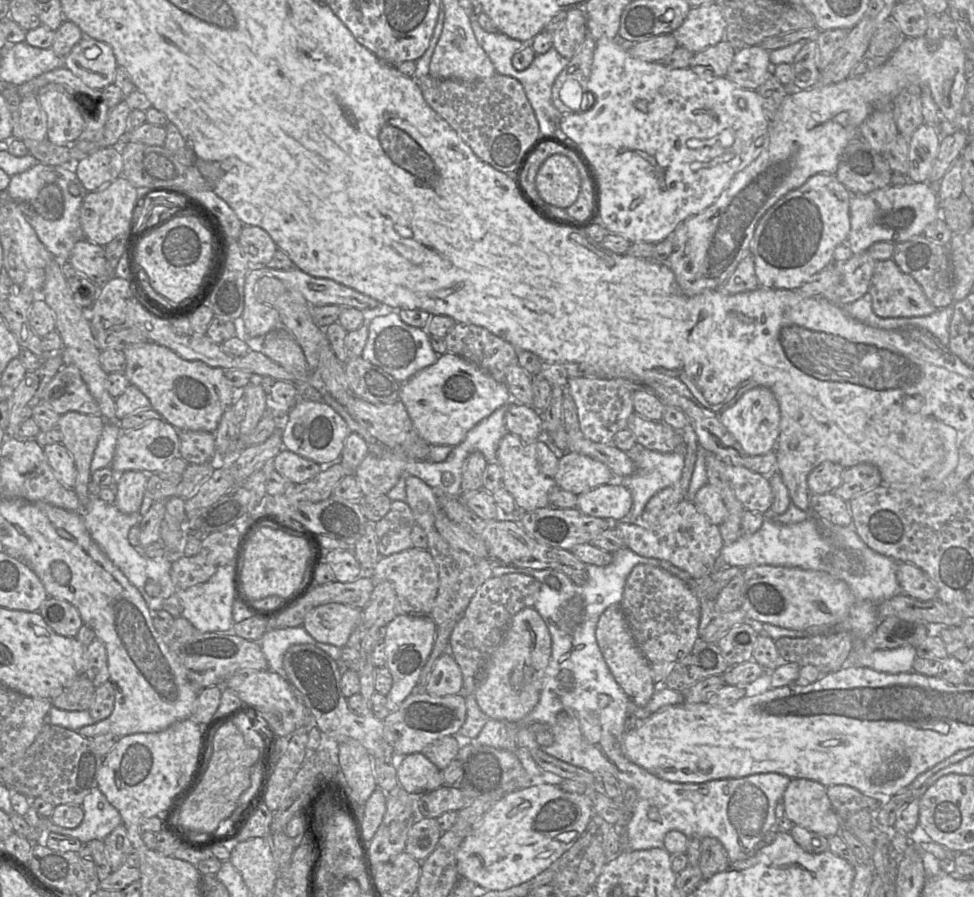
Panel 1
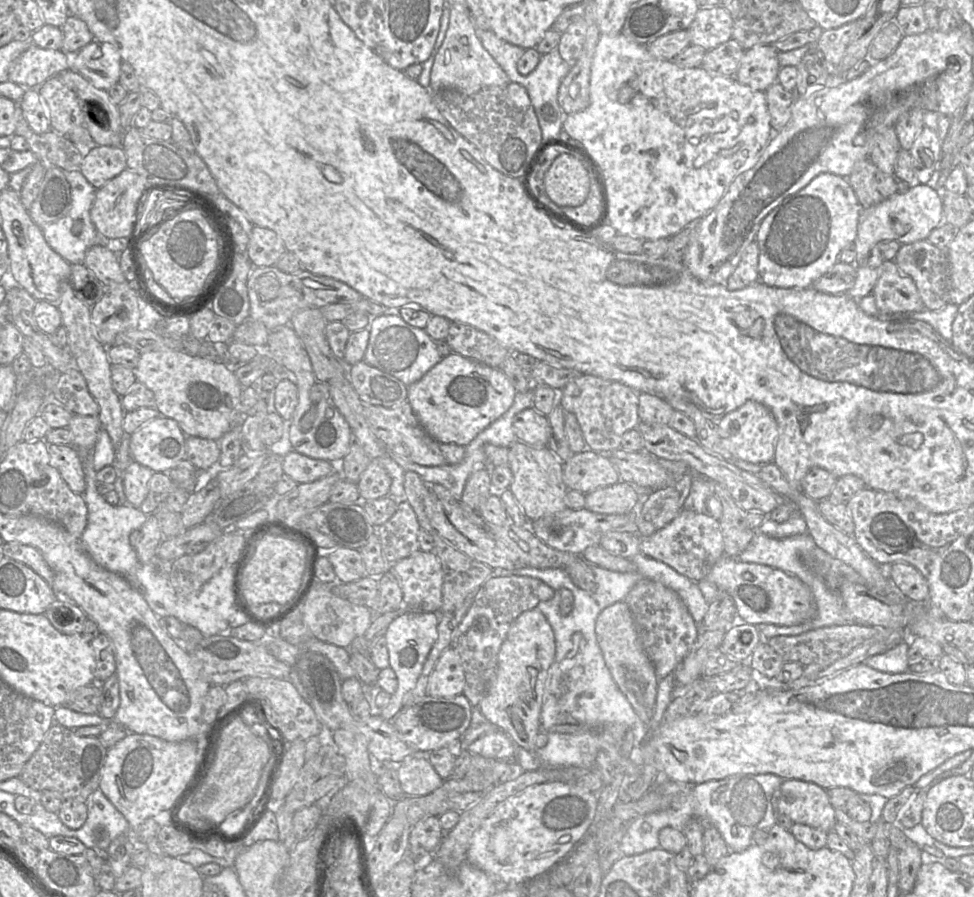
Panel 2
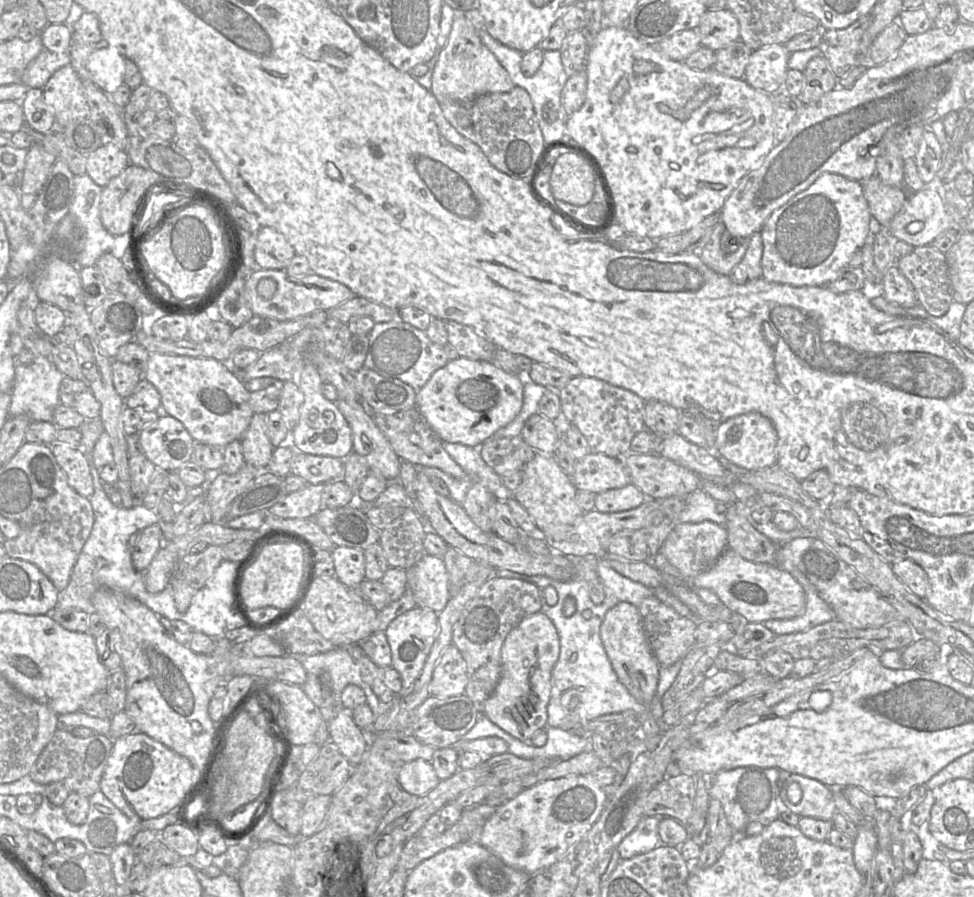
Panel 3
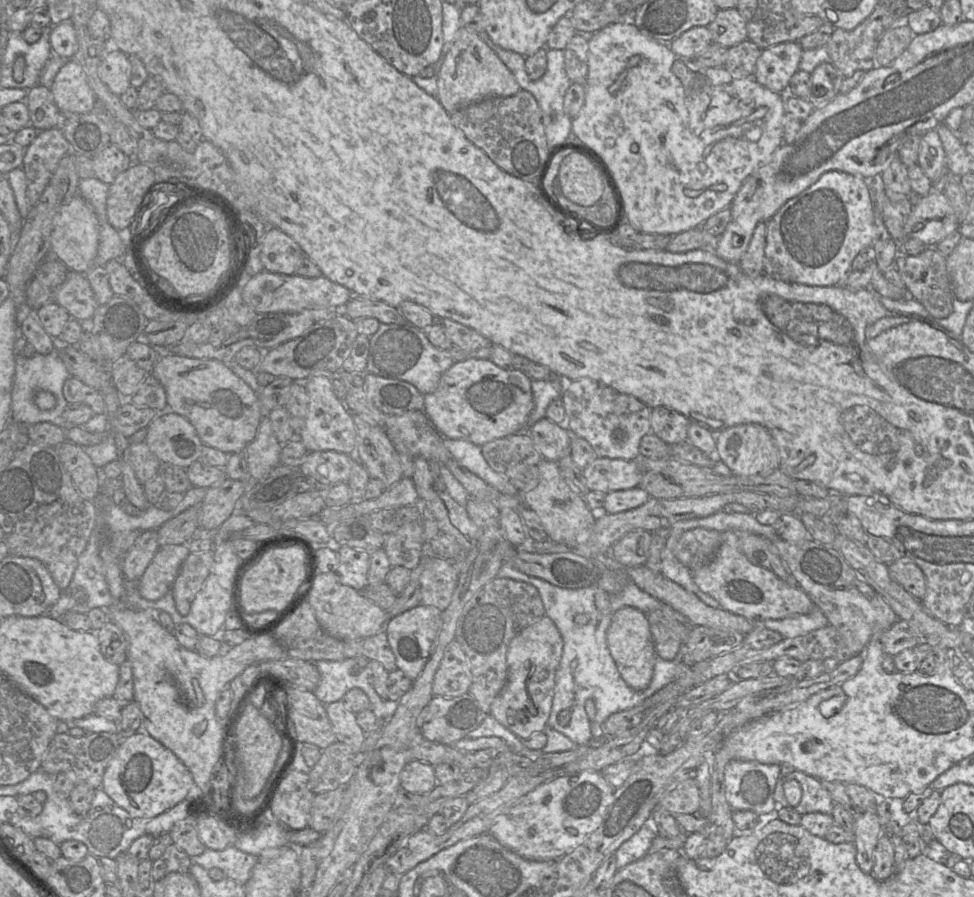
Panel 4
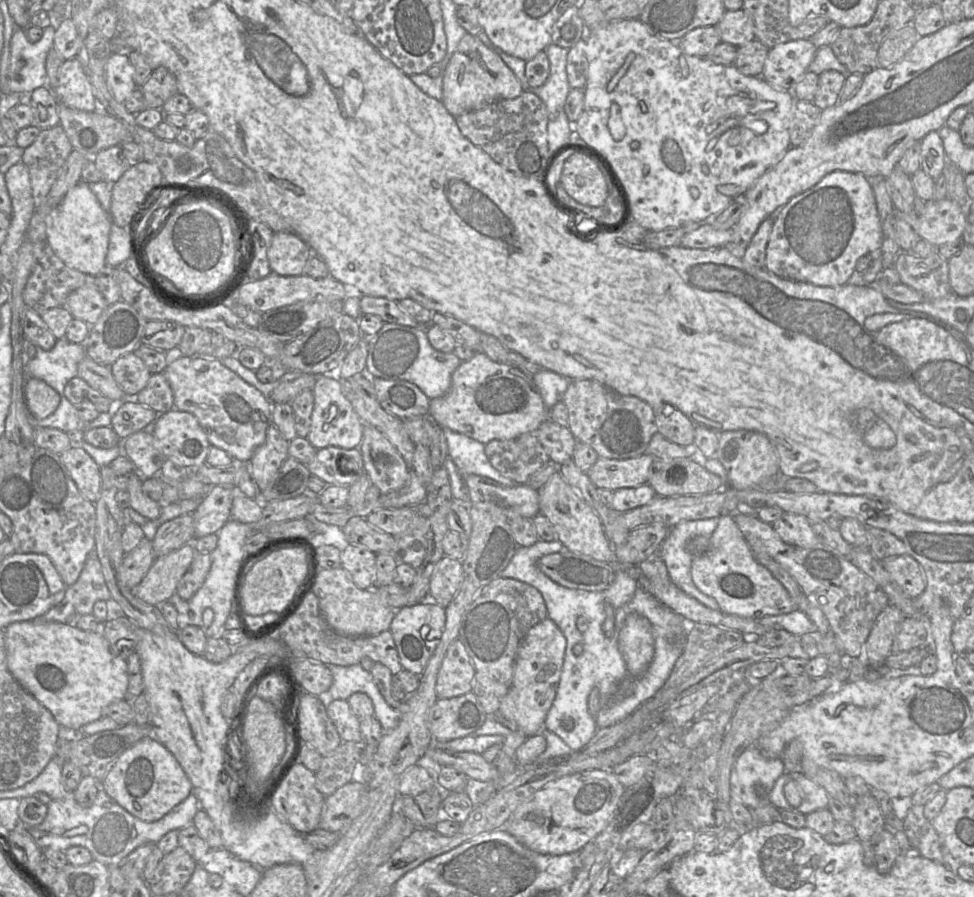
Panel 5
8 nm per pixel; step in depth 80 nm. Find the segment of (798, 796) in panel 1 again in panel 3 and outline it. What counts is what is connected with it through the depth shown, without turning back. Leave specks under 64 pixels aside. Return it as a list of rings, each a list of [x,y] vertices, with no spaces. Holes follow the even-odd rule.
[[[786,774],[784,780],[781,780],[779,797],[787,809],[801,817],[812,817],[823,821],[832,821],[836,812],[836,806],[833,801],[832,789],[818,780],[808,778],[799,774]],[[790,783],[797,783],[802,791],[802,798],[797,804],[792,804],[787,797],[787,786]]]

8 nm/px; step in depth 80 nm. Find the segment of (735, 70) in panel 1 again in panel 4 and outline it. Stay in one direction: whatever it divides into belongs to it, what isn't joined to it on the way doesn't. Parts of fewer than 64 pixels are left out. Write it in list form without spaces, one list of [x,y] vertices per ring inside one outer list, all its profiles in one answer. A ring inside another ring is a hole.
[[[783,42],[763,49],[754,79],[770,91],[787,94],[791,77],[799,70],[803,48],[799,42]]]

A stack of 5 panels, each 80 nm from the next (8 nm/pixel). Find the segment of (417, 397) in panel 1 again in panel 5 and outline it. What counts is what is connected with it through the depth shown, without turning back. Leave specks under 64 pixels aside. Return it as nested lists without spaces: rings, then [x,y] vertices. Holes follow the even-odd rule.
[[[475,352],[475,355],[471,359],[464,362],[462,361],[452,373],[451,386],[449,390],[440,397],[430,399],[428,416],[441,428],[449,428],[457,433],[461,433],[473,438],[474,440],[477,440],[485,445],[492,440],[511,439],[523,433],[534,433],[542,422],[549,419],[549,410],[550,409],[546,407],[539,393],[532,374],[529,374],[526,371],[523,371],[520,367],[513,366],[509,363],[494,362],[483,352]]]

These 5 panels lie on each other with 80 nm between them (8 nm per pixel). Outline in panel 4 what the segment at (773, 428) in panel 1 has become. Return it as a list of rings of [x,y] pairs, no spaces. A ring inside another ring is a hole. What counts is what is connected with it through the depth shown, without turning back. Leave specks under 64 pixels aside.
[[[756,423],[738,424],[728,427],[716,436],[716,452],[732,475],[752,476],[769,473],[779,468],[779,453],[769,431]]]

